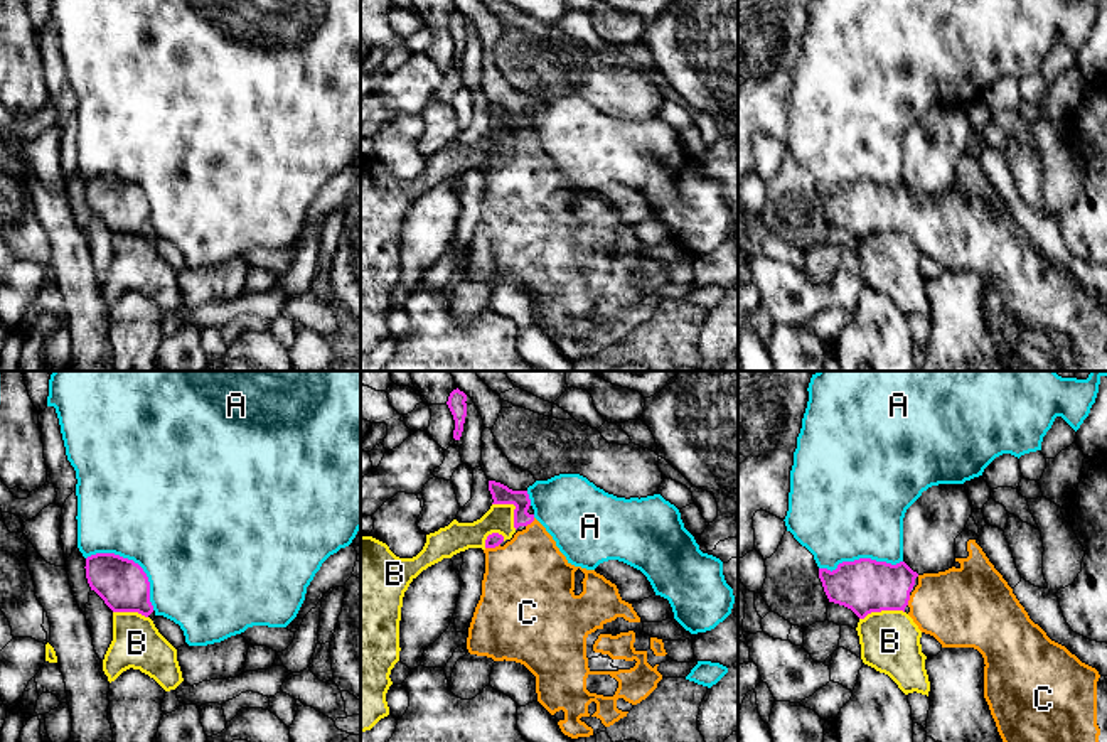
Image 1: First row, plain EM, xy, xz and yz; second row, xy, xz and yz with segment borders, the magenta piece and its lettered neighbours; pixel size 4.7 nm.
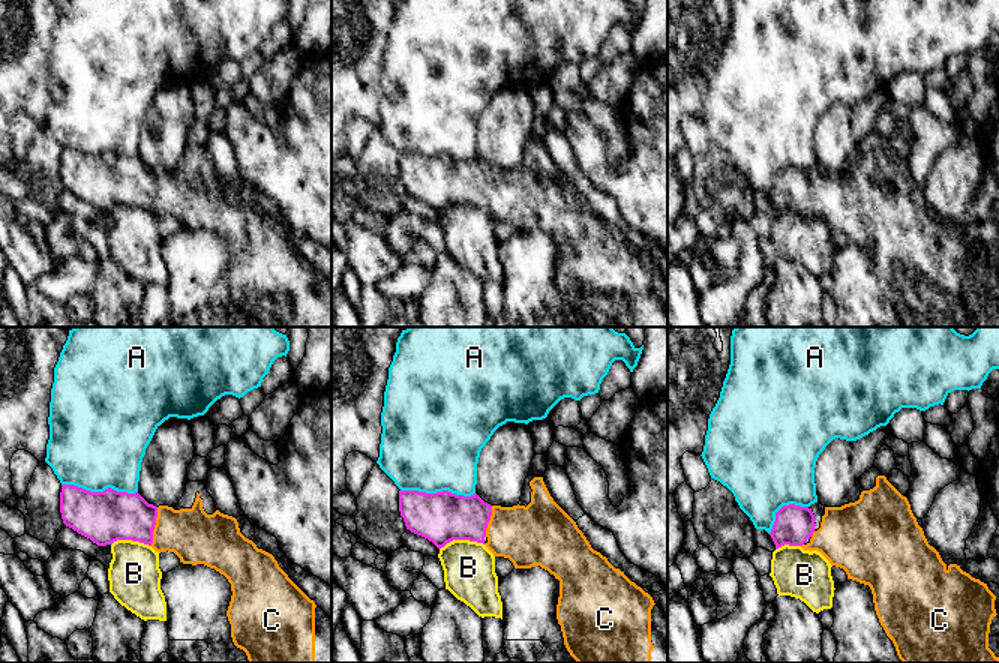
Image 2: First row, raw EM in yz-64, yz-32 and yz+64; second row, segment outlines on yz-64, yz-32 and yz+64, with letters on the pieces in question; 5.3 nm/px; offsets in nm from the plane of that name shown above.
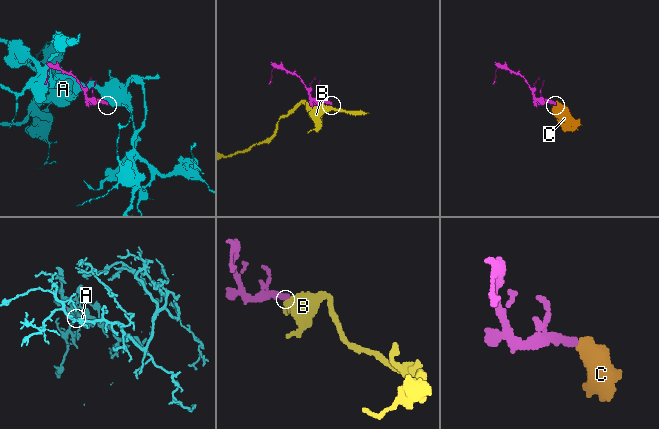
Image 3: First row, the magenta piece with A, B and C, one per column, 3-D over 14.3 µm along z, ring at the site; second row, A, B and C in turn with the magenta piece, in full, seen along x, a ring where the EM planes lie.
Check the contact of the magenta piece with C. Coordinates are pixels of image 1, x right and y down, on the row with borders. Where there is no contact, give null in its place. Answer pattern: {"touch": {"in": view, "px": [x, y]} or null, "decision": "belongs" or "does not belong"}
{"touch": {"in": "xz", "px": [492, 547]}, "decision": "belongs"}

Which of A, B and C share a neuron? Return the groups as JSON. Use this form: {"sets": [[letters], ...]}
{"sets": [["A"], ["B"], ["C"]]}

